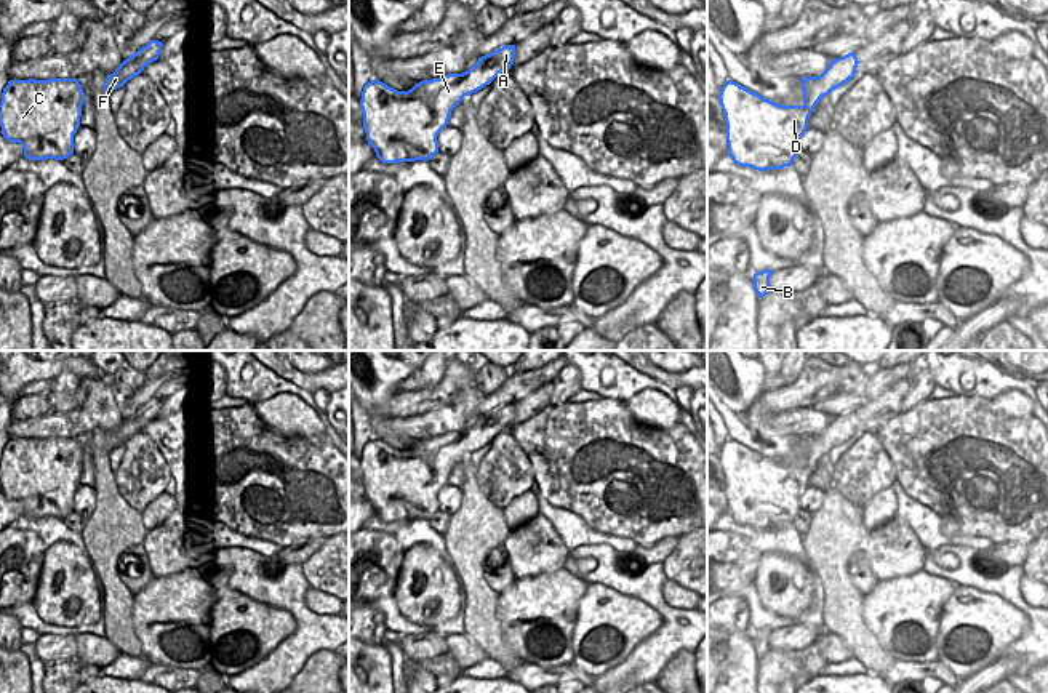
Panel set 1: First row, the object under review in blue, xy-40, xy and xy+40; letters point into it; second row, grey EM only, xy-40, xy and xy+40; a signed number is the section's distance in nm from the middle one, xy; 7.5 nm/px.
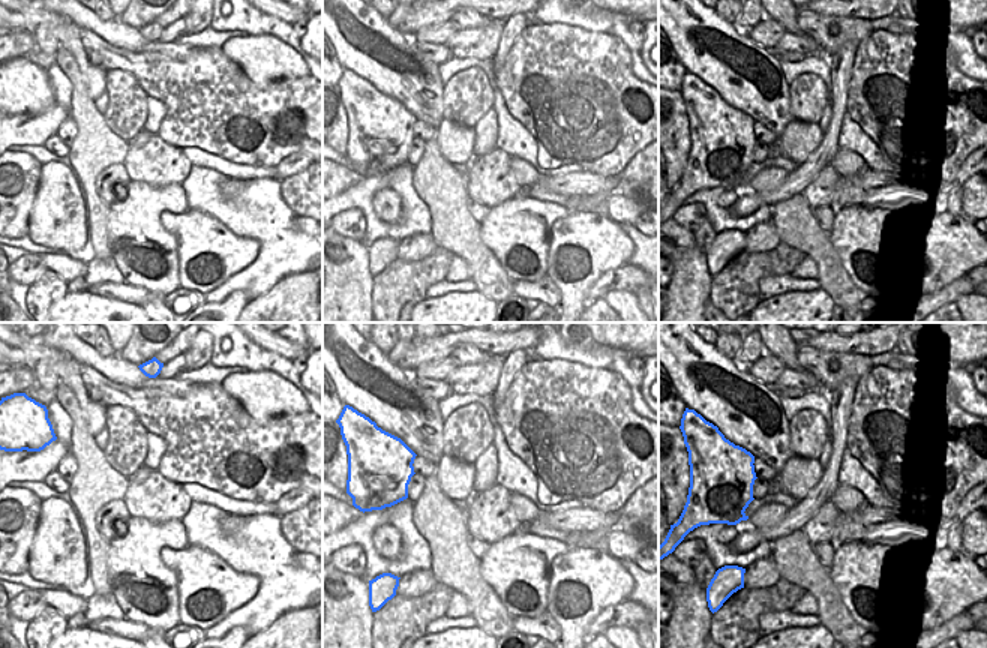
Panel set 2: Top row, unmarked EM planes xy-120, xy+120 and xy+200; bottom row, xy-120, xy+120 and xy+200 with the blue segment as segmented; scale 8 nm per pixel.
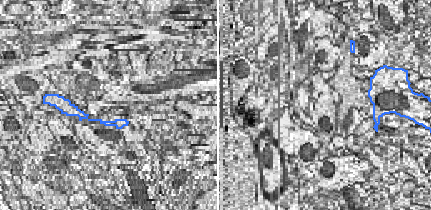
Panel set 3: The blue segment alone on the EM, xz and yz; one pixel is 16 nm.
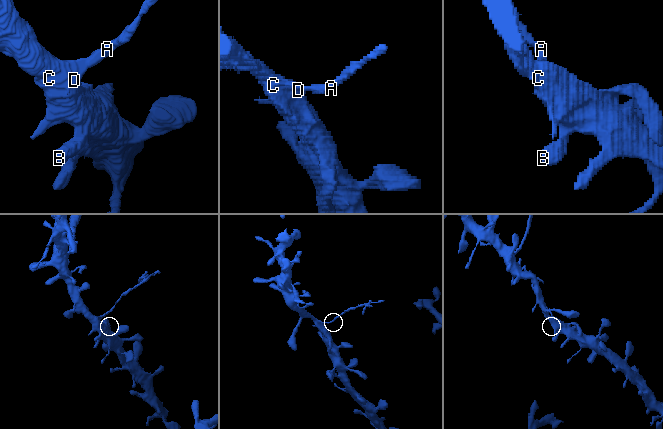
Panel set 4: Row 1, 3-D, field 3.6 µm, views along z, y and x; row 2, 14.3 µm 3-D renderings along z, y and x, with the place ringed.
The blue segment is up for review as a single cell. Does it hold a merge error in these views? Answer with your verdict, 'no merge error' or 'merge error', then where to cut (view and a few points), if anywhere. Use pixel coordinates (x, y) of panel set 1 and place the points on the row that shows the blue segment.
merge error; cut in xy along (460, 74), (458, 84), (463, 96)

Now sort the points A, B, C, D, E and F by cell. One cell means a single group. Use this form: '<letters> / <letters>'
A F / B C D E

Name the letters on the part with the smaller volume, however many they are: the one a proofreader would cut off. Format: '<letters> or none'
A, F

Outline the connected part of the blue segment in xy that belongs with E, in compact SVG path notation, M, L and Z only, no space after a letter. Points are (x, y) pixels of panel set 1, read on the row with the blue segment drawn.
M461 74L422 80L408 91L397 91L370 80L360 107L368 144L382 163L427 162L438 154L438 133L451 110L462 101Z

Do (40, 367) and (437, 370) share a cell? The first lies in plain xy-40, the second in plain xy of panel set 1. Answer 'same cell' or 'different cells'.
different cells

